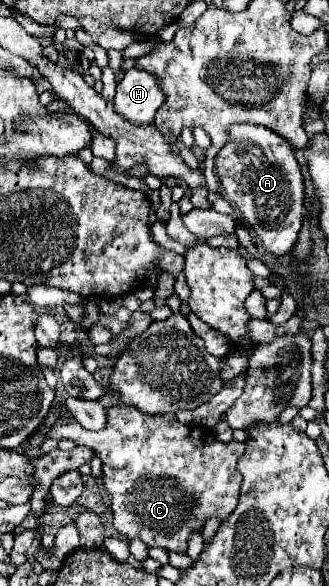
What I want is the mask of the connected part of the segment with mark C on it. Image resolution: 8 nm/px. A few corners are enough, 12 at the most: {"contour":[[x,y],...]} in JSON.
{"contour":[[107,406],[47,438],[103,462],[113,526],[185,552],[239,502],[243,442]]}

